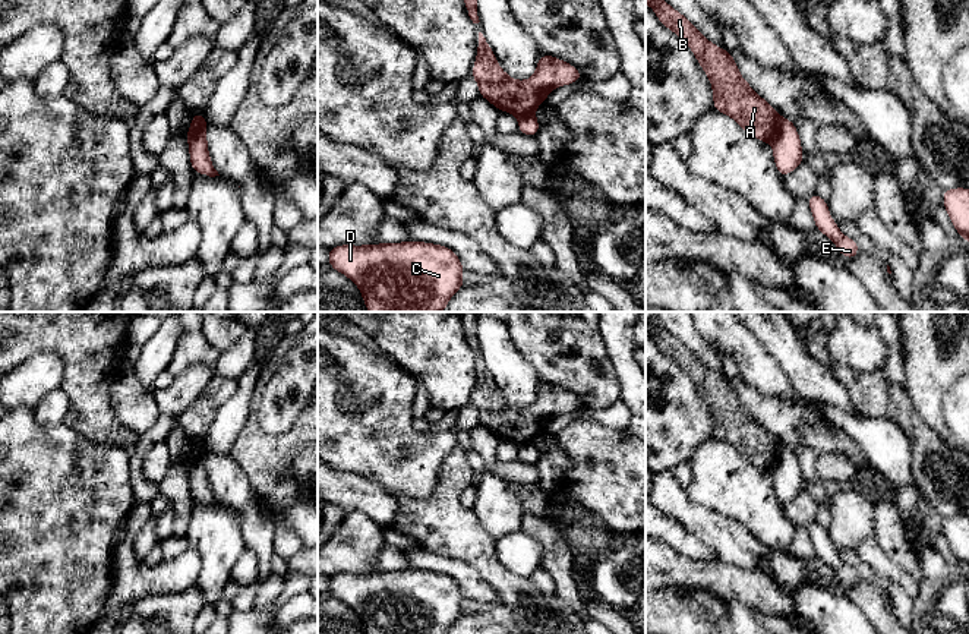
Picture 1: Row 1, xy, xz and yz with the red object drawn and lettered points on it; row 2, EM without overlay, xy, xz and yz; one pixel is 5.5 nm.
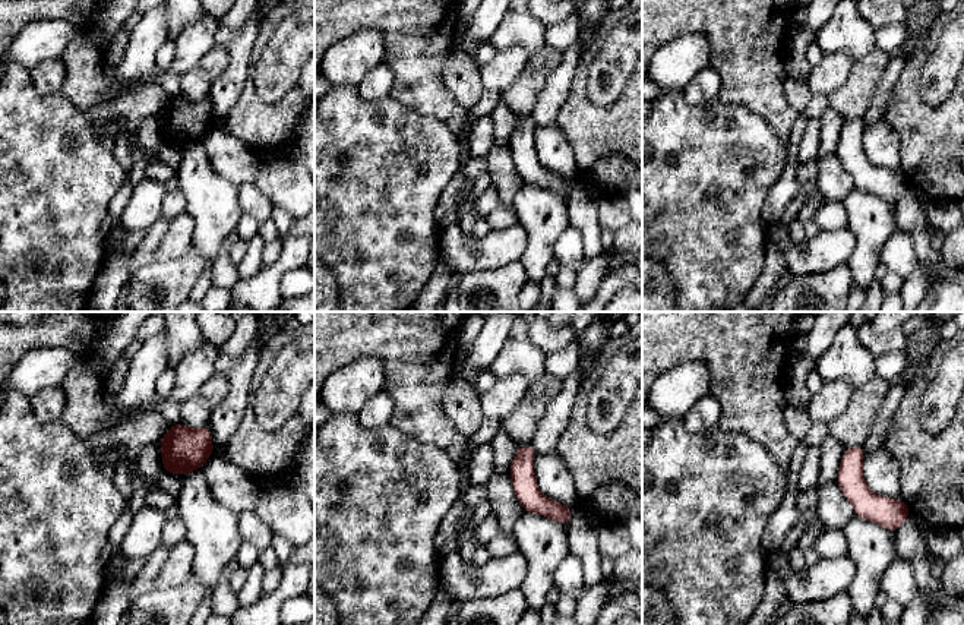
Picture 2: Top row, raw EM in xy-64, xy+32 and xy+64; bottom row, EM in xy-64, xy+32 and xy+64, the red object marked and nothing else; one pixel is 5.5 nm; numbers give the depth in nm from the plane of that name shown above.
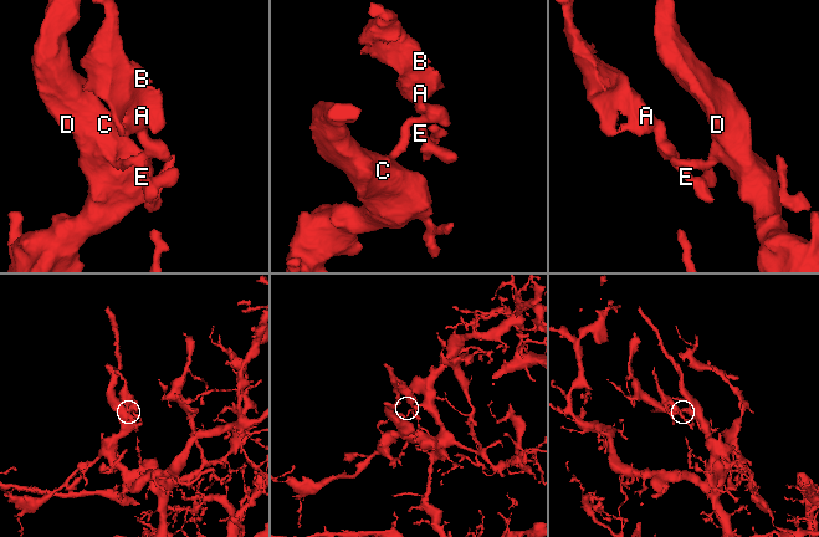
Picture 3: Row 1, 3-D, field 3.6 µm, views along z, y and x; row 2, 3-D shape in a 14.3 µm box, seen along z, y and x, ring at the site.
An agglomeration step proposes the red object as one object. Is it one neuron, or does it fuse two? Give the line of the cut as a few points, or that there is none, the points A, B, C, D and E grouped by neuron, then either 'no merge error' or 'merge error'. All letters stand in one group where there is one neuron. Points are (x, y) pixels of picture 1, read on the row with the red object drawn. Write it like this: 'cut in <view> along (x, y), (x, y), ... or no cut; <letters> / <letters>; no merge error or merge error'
cut in yz along (780, 116), (772, 142); A B / C D E; merge error

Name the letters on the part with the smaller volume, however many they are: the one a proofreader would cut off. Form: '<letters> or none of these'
A, B

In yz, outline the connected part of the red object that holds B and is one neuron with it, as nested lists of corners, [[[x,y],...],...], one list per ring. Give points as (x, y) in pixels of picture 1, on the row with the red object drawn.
[[[646,0],[662,25],[675,32],[694,53],[713,88],[714,110],[732,117],[760,142],[773,142],[779,113],[741,76],[727,50],[708,41],[694,23],[665,0]]]

